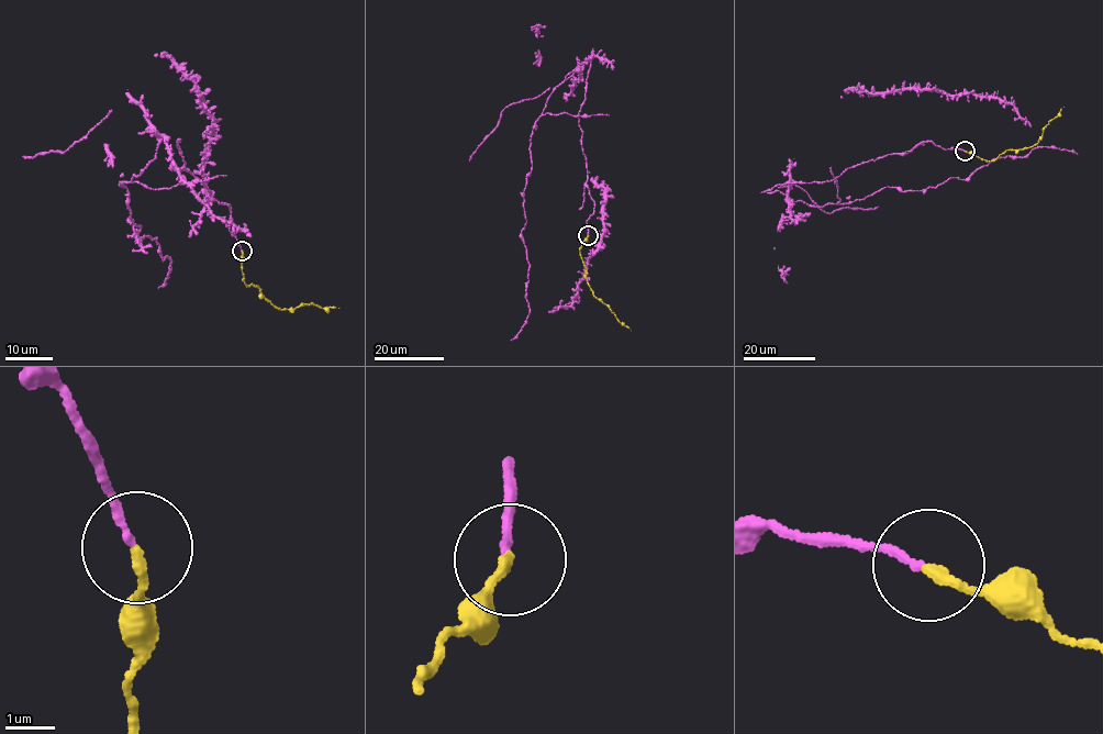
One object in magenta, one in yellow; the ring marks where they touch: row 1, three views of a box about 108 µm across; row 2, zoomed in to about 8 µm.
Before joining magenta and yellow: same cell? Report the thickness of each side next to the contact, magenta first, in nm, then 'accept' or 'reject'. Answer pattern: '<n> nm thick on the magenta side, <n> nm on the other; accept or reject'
150 nm thick on the magenta side, 220 nm on the other; accept

